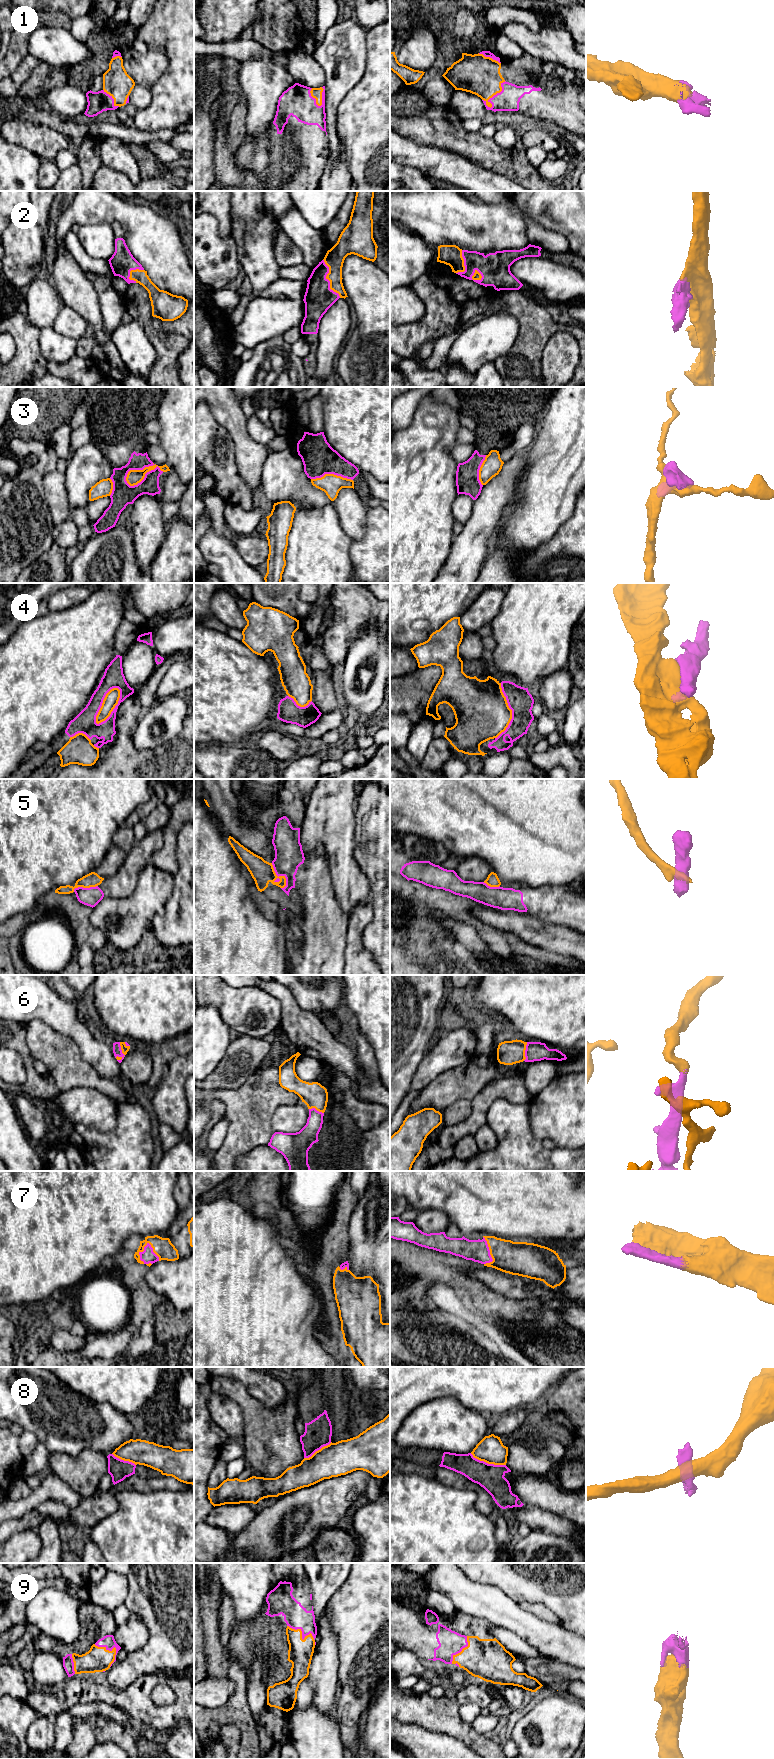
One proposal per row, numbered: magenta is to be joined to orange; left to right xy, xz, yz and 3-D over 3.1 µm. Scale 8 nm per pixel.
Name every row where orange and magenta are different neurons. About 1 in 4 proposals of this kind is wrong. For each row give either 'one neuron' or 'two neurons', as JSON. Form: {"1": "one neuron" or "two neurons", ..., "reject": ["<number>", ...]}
{"1": "one neuron", "2": "one neuron", "3": "two neurons", "4": "two neurons", "5": "two neurons", "6": "one neuron", "7": "one neuron", "8": "two neurons", "9": "one neuron", "reject": ["3", "4", "5", "8"]}

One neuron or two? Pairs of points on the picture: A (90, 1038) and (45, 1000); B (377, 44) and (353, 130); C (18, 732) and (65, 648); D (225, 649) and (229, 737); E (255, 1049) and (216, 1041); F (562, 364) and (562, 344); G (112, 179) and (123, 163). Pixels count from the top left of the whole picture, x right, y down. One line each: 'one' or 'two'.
A: one
B: one
C: one
D: one
E: two
F: one
G: two

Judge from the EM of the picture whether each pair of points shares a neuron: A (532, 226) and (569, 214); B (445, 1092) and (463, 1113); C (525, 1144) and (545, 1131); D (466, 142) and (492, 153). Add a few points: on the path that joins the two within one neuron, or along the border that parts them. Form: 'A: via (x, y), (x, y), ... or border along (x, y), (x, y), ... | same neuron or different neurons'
A: border along (524, 213), (533, 217), (545, 227), (560, 234) | different neurons
B: border along (471, 1100), (456, 1099), (441, 1113) | different neurons
C: border along (528, 1115), (531, 1132), (544, 1142) | different neurons
D: via (472, 145), (486, 153) | same neuron

